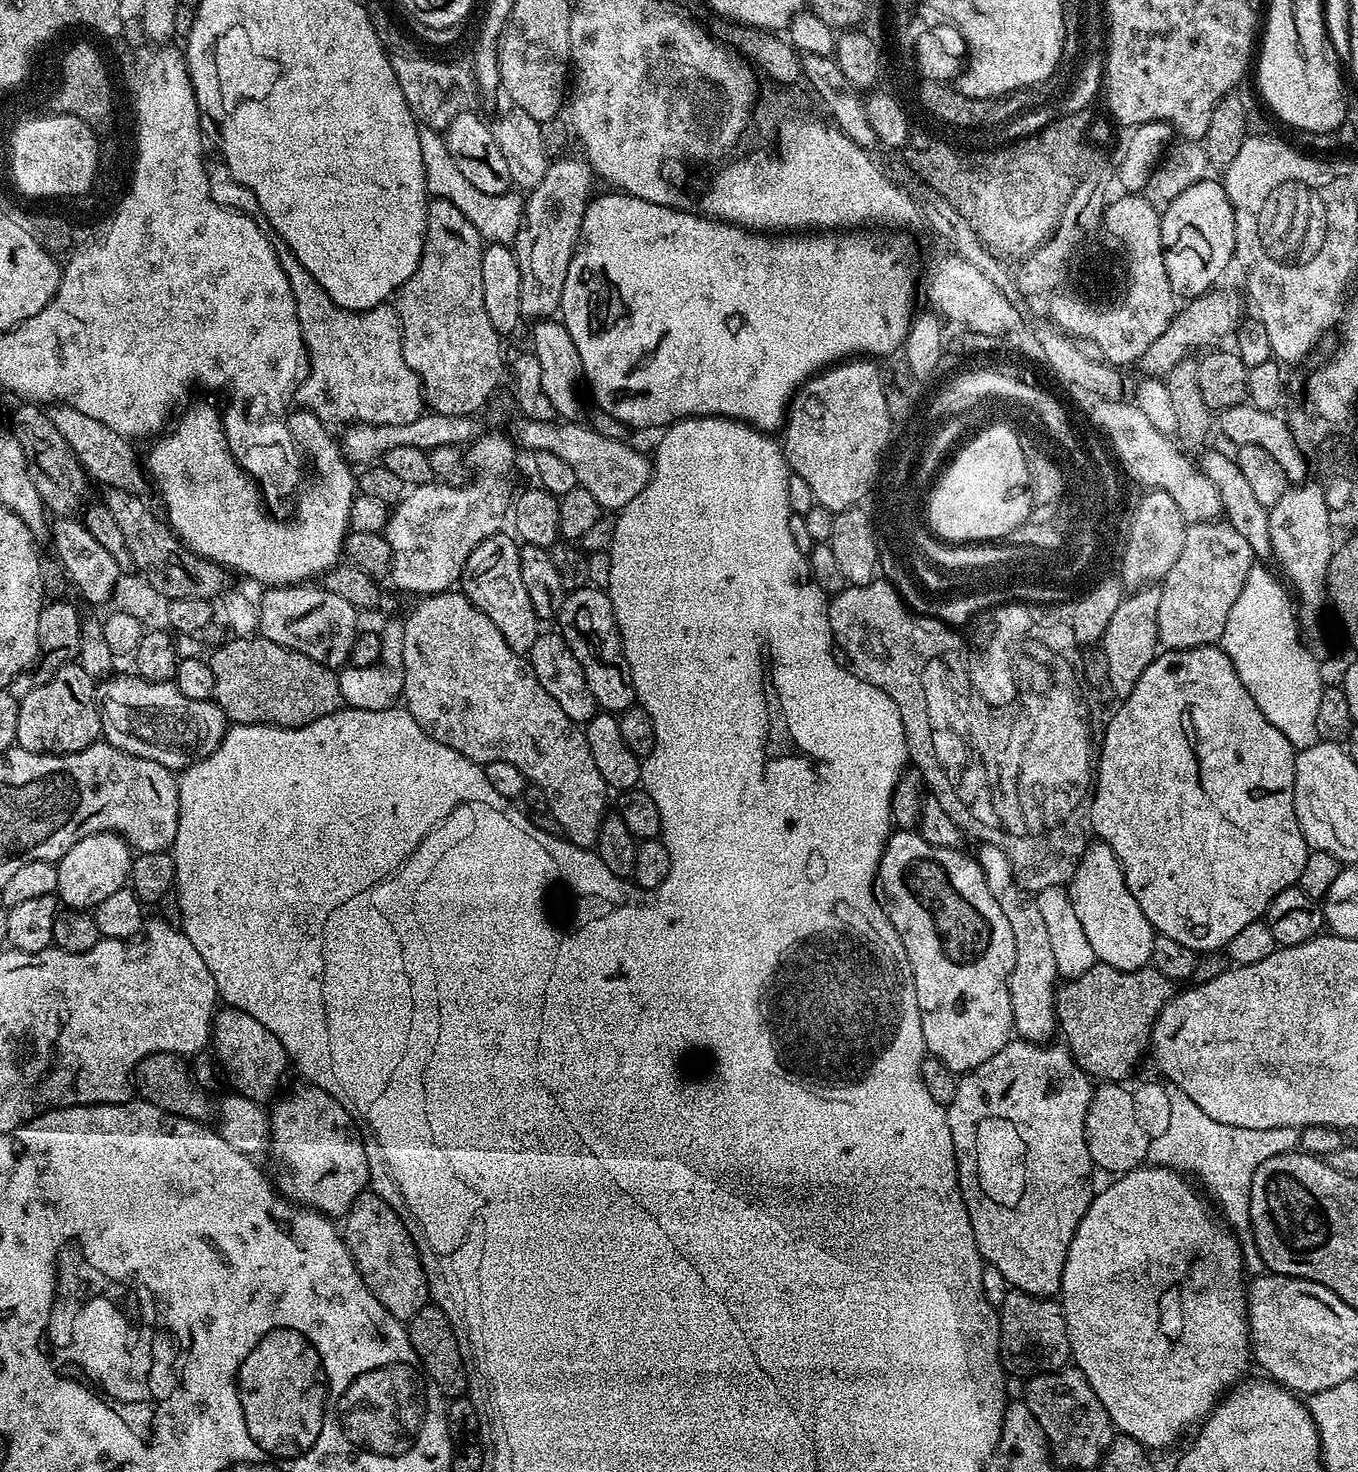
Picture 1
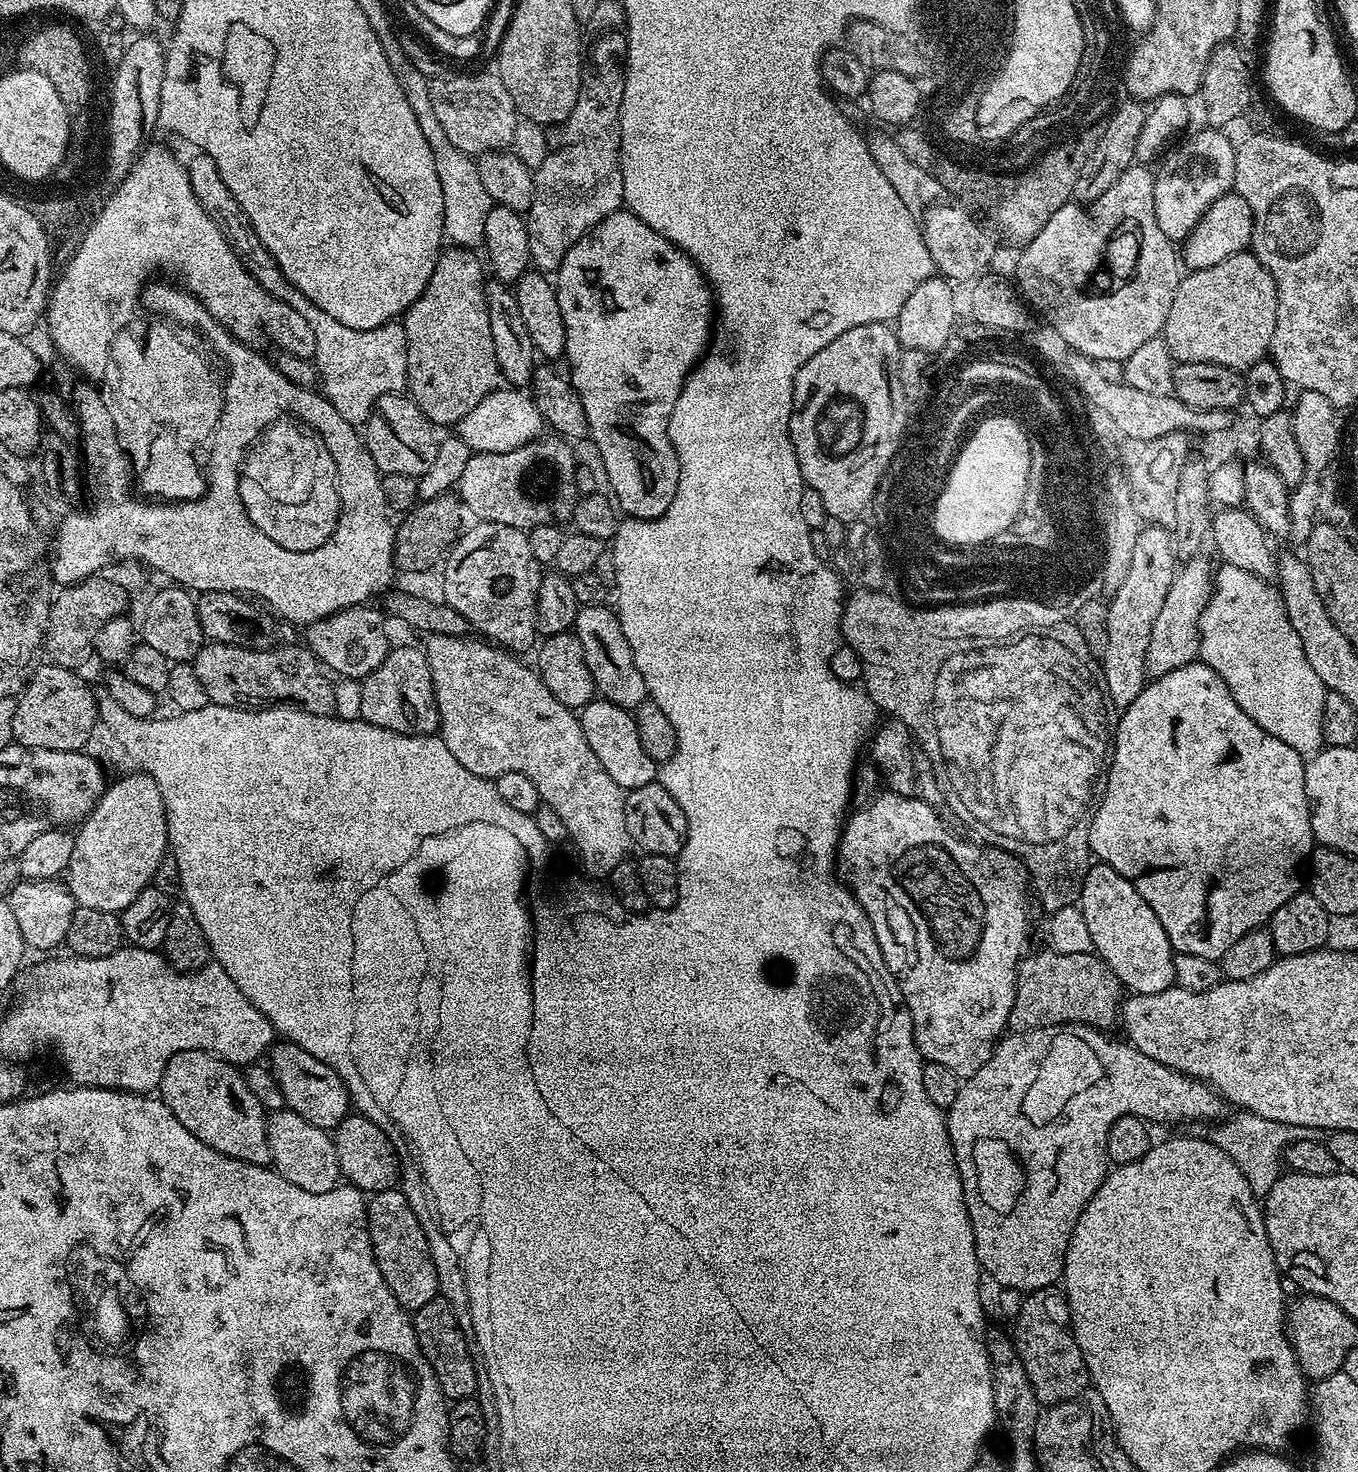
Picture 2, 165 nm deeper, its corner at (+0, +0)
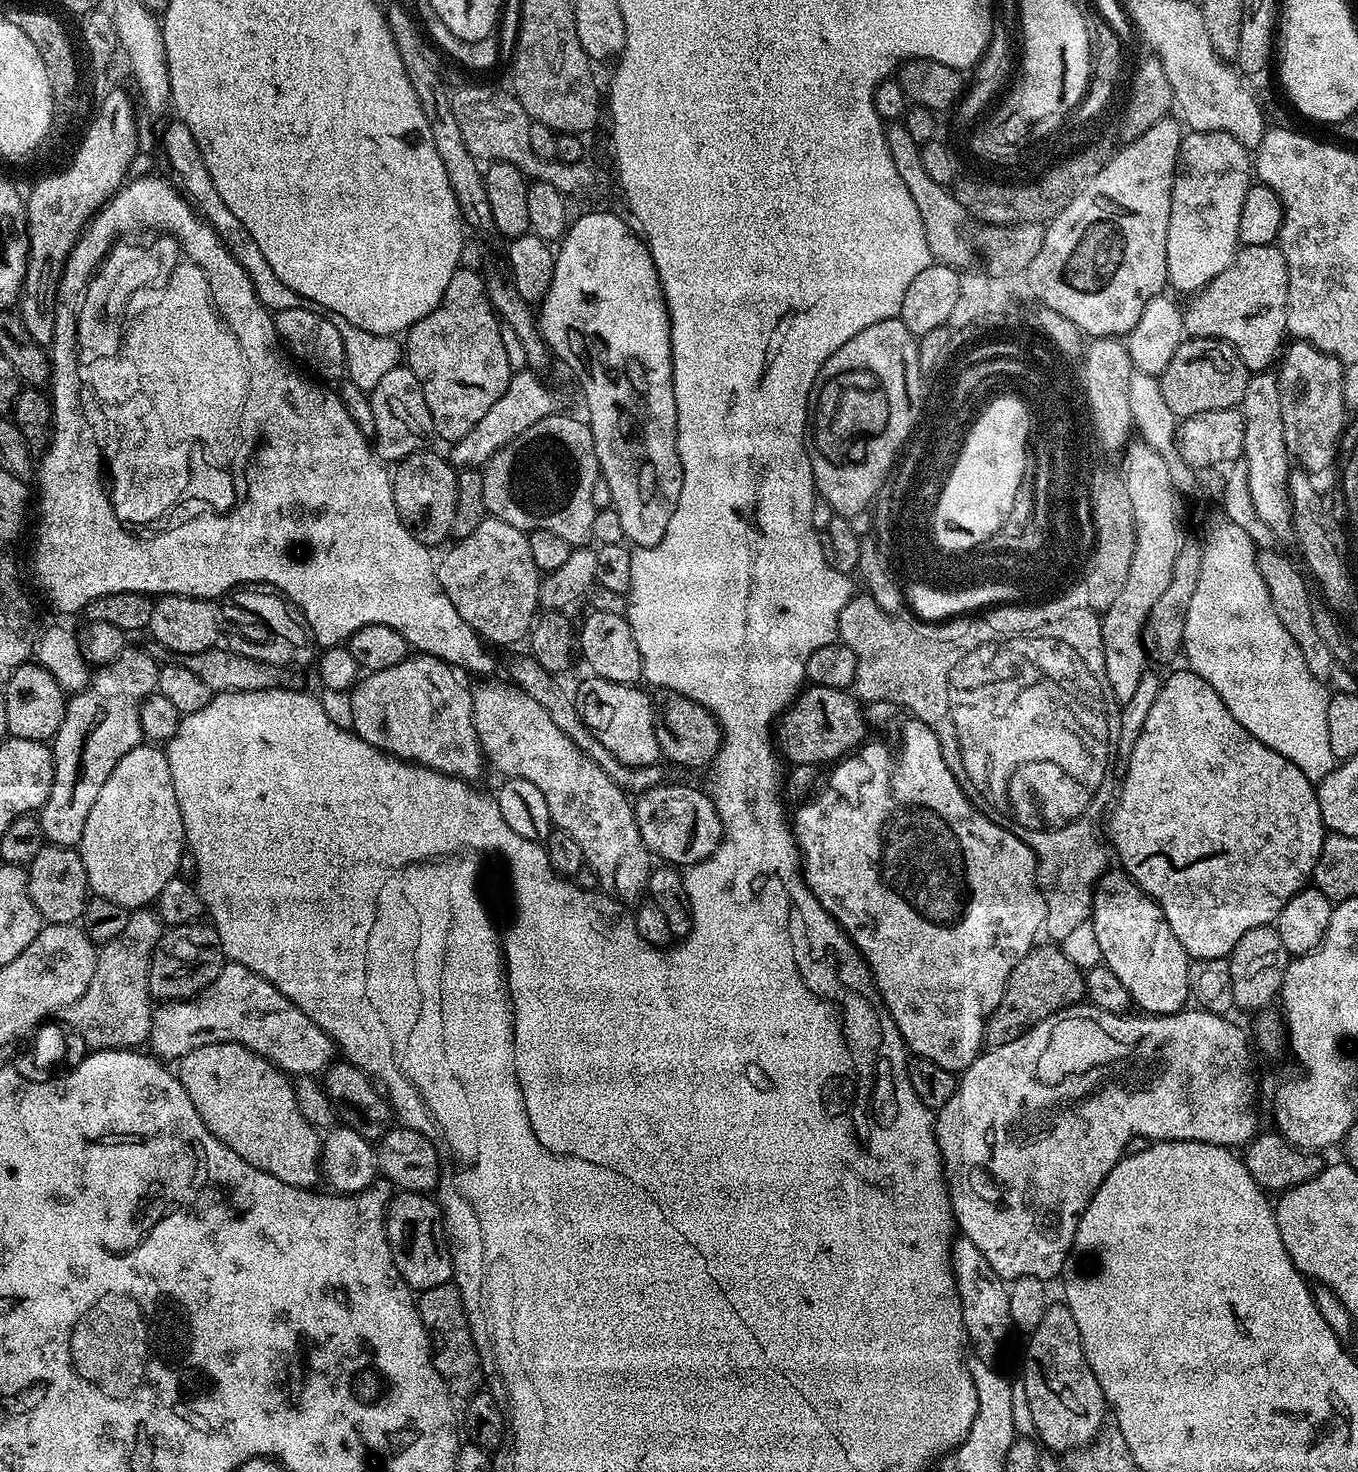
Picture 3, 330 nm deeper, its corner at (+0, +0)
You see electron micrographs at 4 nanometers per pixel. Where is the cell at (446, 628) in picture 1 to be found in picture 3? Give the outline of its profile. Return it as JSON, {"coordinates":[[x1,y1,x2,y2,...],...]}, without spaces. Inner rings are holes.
{"coordinates":[[496,678,489,679,487,682,480,682,477,688,471,689,472,693,472,713,474,714,474,730,478,734,478,742,480,743,480,749,484,752,484,759,489,765,492,764,501,772,501,777,507,778,513,776,514,778,526,778,526,782,534,782,534,786,538,786,538,790,542,790,542,794,546,798,546,806,550,806,550,818,553,825,559,831,570,834,570,838,574,838,574,842,578,842,578,846,582,846,582,854,584,855,584,863,587,867,592,868,594,874,597,876,597,882,599,887,603,889,609,896,613,896,614,899,621,902,629,902,628,900,639,901,641,897,645,895,648,886,648,875,652,873,654,867,654,857,649,852,647,846,642,842,642,834,638,834,638,822,636,821,636,814,633,805,630,803,629,797,625,791,617,786,606,774,602,767,598,766,597,762,591,760,586,754,582,752,562,732,558,730,557,723,547,714,546,710,541,705,527,696,522,689,517,688,511,682,505,682,505,684,499,684]]}

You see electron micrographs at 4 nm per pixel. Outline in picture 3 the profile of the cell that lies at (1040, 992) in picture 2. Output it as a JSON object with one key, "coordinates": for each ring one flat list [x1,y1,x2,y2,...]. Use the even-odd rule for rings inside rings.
{"coordinates":[[1052,942,1037,943,1028,951,1026,958,1014,966,1006,982,1002,1002,998,1002,998,1006,988,1015,984,1023,983,1047,990,1049,1006,1046,1006,1042,1014,1042,1014,1038,1026,1034,1038,1026,1038,1022,1050,1018,1055,1012,1081,1003,1085,999,1084,977,1082,969,1066,958,1063,947]]}

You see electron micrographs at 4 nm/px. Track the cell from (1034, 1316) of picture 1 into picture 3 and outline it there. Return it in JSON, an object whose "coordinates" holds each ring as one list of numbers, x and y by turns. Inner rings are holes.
{"coordinates":[[1049,1303,1042,1314,1041,1321,1027,1338,1029,1338,1028,1345,1024,1348,1024,1400,1028,1403,1028,1416,1036,1427,1035,1435,1039,1443,1045,1449,1048,1447,1052,1452,1067,1454,1075,1448,1081,1448,1083,1444,1088,1444,1105,1427,1106,1405,1102,1386,1098,1386,1098,1378,1094,1378,1094,1370,1090,1370,1086,1362,1078,1326,1067,1304]]}

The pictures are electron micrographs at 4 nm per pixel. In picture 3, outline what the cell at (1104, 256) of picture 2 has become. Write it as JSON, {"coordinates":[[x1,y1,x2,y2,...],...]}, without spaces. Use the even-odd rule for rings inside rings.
{"coordinates":[[1165,118,1154,122,1150,130,1146,130,1141,136,1133,136,1123,145,1116,160,1100,173,1099,178,1090,178,1085,188,1079,189,1074,199,1065,206,1054,219,1049,220,1044,228,1044,241,1042,250,1038,250,1038,255,1034,257,1034,262,1030,262,1026,273,1026,280,1031,289,1036,291,1041,305,1044,308,1054,310,1062,314,1062,318,1070,318,1074,326,1080,328,1081,333,1092,338,1124,338,1127,337,1132,327,1142,317,1142,312,1146,309,1146,304,1161,295,1168,284,1168,267,1166,266,1166,234,1170,226,1170,198,1172,197,1172,179,1176,173,1176,159,1180,153,1180,144,1183,142,1186,132,1179,119]]}

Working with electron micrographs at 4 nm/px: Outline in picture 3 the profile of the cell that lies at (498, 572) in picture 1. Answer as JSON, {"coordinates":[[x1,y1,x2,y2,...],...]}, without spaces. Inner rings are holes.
{"coordinates":[[486,518,469,536,459,537,455,542,457,544,444,557,439,557,436,566,438,582,446,598,454,602,454,610,458,610,458,614,462,614,466,623,489,645,516,644,523,636,525,639,531,633,538,616,538,590,542,575,530,554,528,533,510,526,510,522]]}

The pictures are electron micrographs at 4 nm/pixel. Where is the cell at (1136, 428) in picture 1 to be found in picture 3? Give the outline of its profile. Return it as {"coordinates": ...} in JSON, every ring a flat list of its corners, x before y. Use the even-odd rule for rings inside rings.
{"coordinates":[[1263,549,1257,555,1259,572,1267,586,1270,594,1271,604,1275,613,1281,619,1283,626,1289,631,1290,636,1302,651,1302,658,1306,661,1310,674,1322,681,1329,681,1334,660,1330,650,1326,648,1324,640,1319,637,1314,622,1313,608,1314,600,1310,598,1310,590,1301,572,1294,566,1293,562,1275,549]]}

